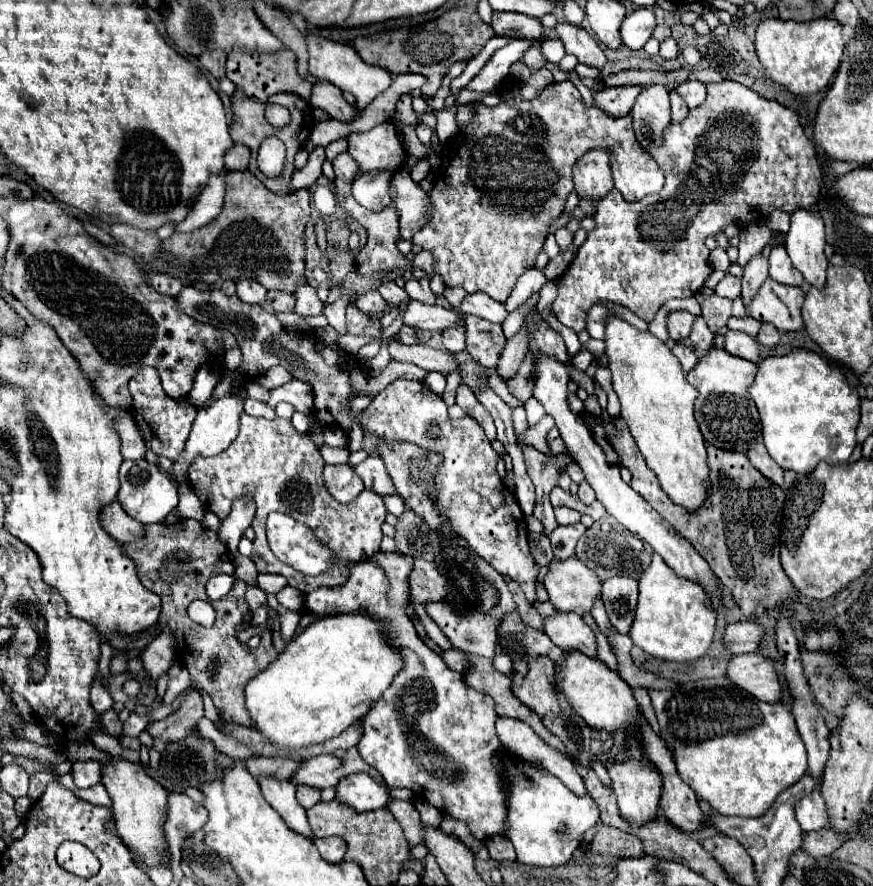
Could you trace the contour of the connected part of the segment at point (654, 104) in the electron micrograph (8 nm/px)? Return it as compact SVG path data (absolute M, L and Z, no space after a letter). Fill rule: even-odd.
M666 86L642 88L630 112L638 142L656 142L670 124L670 96Z

